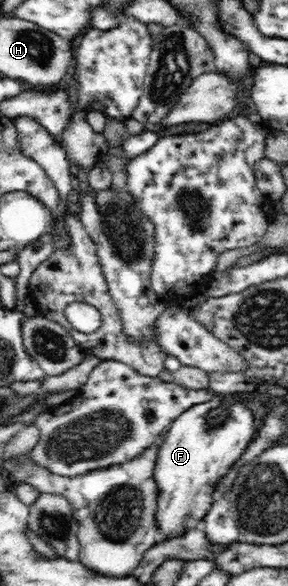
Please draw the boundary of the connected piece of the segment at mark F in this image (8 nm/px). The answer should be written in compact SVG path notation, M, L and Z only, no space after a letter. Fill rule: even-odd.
M234 392L229 394L218 393L208 400L193 404L192 407L181 412L171 423L159 445L159 457L156 459L155 480L159 484L159 504L156 516L158 528L168 535L164 541L170 541L190 529L201 528L203 519L215 502L213 491L221 477L240 459L242 452L251 442L256 431L252 411L236 399Z

